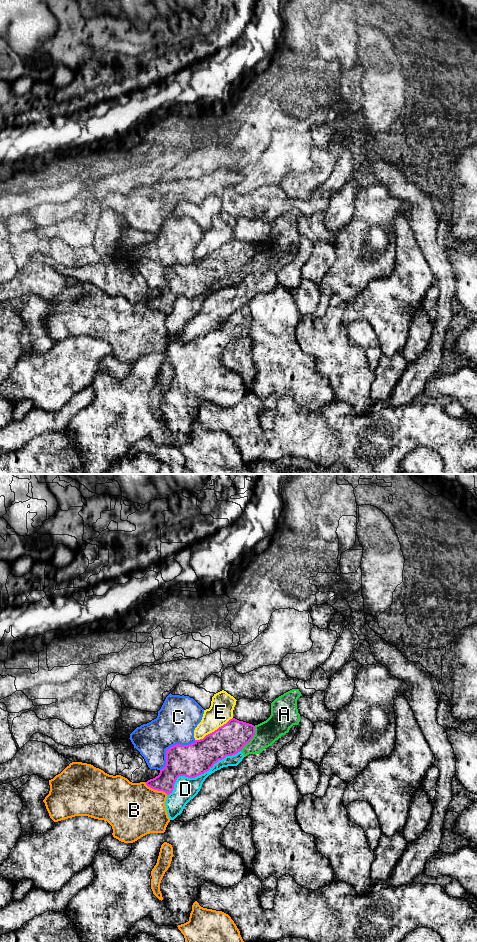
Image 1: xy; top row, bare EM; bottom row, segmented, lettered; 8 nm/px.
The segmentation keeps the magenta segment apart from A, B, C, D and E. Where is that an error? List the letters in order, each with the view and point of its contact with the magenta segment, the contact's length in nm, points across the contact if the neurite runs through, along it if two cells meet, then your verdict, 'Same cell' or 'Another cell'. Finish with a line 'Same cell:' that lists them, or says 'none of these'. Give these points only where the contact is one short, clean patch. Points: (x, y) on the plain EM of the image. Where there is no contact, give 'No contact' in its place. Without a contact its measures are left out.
A: Touches magenta at xy (252, 257). Shared border 240 nm. Another cell
B: Touches magenta at xy (156, 309). Shared border 220 nm. Another cell
C: Touches magenta at xy (172, 266). Shared border 380 nm. Another cell
D: Touches magenta at xy (200, 294). Shared border 700 nm. Another cell
E: Touches magenta at xy (214, 251). Shared border 360 nm. Another cell
Same cell: none of these

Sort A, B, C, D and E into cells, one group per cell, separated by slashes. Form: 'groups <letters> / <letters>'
groups A D / B / C / E

